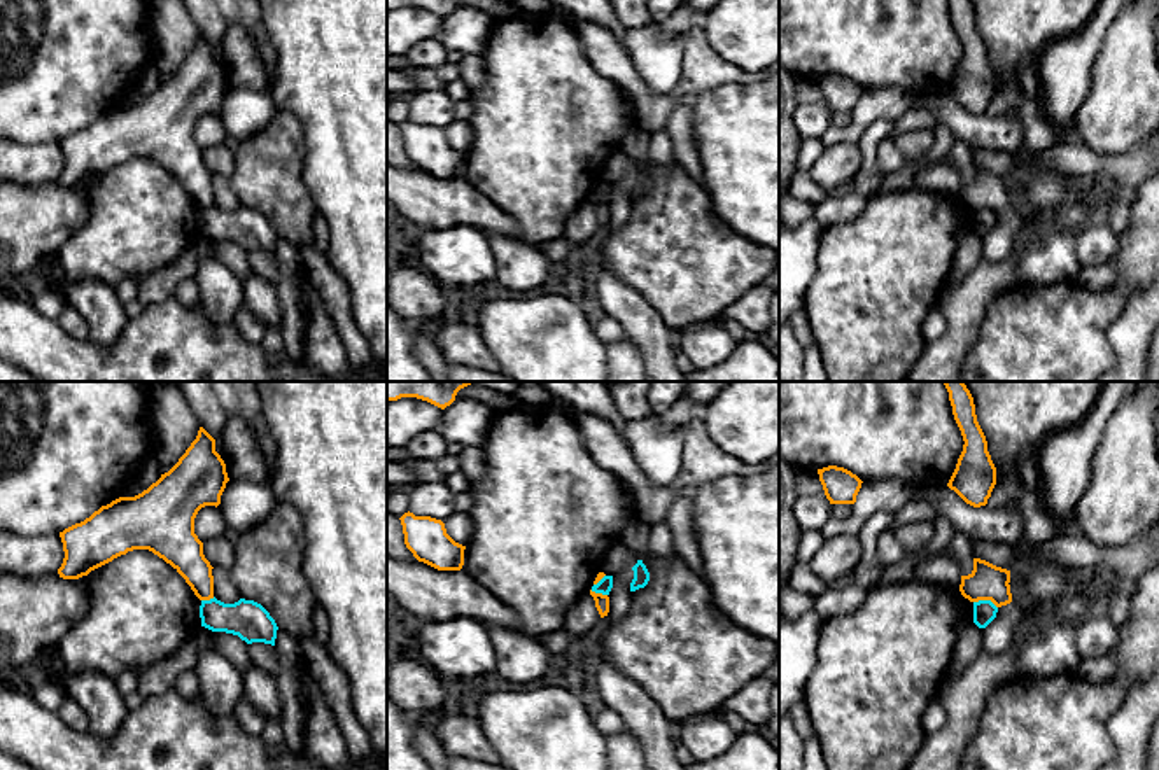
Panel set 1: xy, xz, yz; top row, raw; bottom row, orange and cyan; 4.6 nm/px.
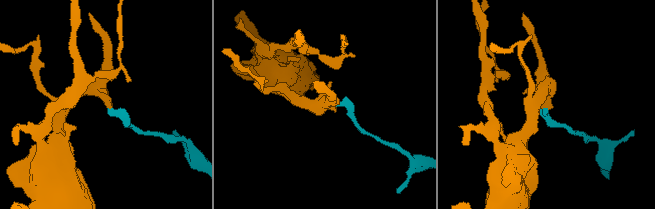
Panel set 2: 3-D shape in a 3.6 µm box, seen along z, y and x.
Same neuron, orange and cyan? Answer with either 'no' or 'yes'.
no

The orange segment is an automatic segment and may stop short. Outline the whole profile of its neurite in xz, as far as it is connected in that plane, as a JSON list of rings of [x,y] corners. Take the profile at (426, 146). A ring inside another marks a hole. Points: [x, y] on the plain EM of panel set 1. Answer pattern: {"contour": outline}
{"contour": [[[404,121],[401,126],[404,152],[418,170],[438,178],[460,178],[466,154],[455,150],[441,128]]]}

